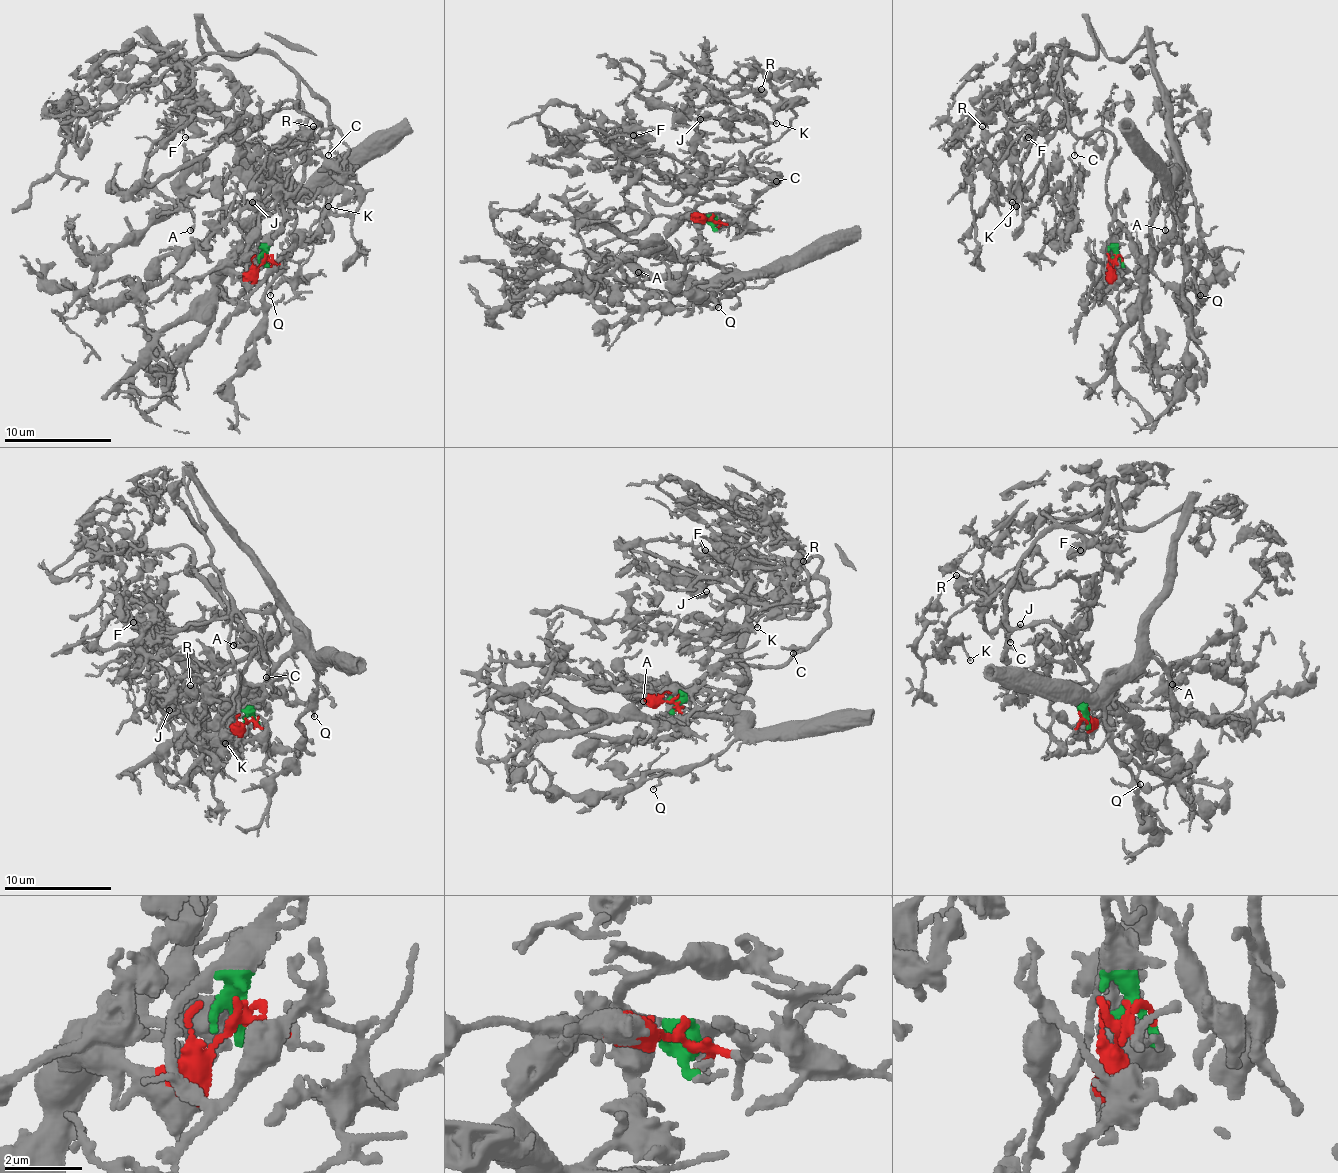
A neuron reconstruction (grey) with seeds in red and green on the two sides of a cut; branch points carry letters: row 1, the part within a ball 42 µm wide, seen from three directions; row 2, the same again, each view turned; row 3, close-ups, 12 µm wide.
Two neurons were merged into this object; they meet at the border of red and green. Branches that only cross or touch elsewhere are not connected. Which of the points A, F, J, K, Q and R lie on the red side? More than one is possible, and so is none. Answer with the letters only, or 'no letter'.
A, Q

